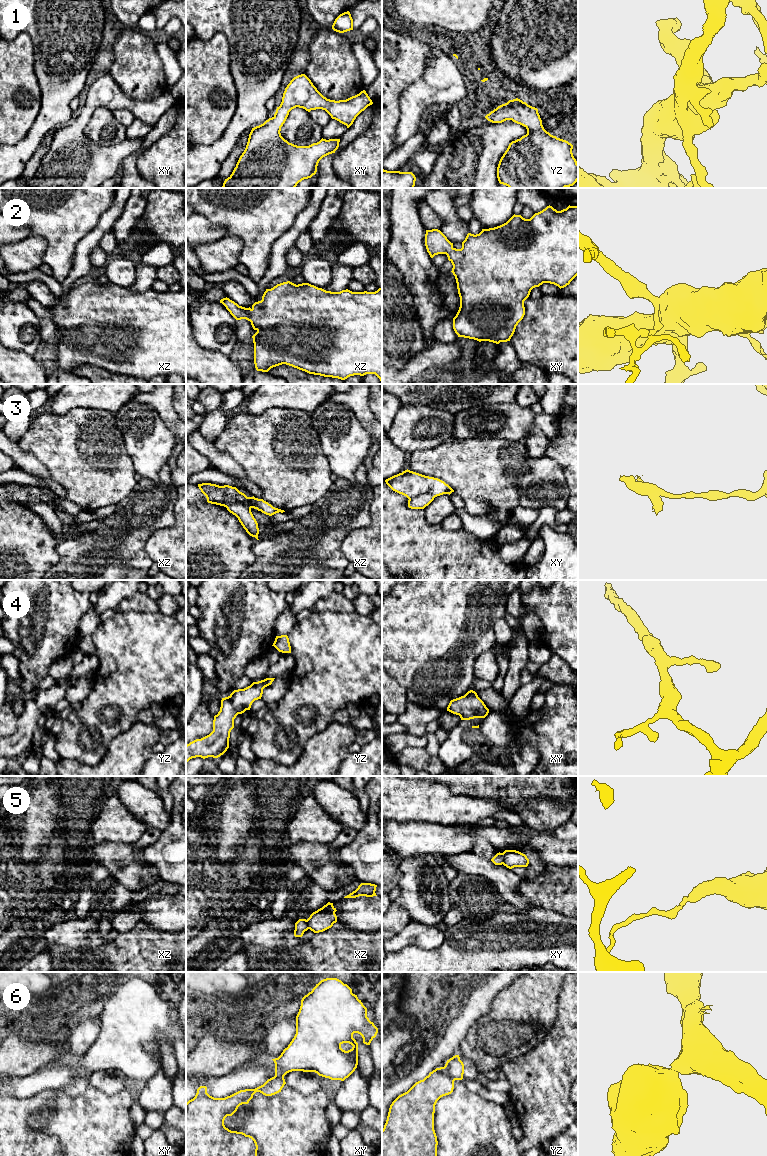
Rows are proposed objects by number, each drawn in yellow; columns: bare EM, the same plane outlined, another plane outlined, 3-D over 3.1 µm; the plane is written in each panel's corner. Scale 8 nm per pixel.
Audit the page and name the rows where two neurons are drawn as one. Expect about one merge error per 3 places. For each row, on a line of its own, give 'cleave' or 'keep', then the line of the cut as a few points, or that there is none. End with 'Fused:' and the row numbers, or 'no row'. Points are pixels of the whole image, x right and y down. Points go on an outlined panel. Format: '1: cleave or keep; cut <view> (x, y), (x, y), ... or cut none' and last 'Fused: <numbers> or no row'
1: keep; cut none
2: keep; cut none
3: cleave; cut xz (234, 487), (236, 498), (250, 508)
4: keep; cut none
5: cleave; cut xy (501, 853), (503, 863)
6: cleave; cut yz (444, 1066), (447, 1073), (454, 1080)
Fused: 3, 5, 6

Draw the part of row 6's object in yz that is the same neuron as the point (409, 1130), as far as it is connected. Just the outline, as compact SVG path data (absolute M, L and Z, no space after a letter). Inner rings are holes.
M440 1067L399 1095L382 1129L382 1156L437 1156L435 1105L453 1089L454 1080Z

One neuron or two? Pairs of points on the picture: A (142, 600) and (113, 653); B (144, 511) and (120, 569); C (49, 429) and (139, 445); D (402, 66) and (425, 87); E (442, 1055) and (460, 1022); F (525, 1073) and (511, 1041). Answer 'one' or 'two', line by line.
A: two
B: one
C: two
D: two
E: one
F: two

